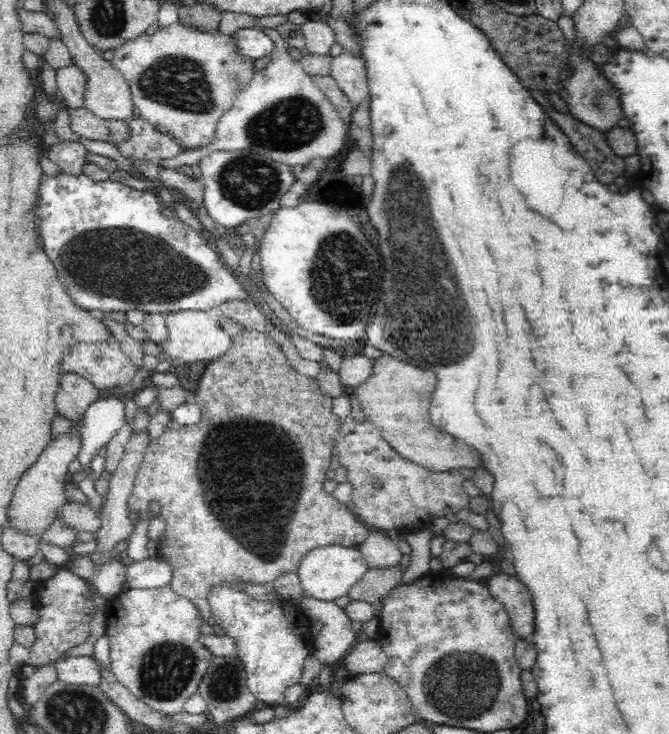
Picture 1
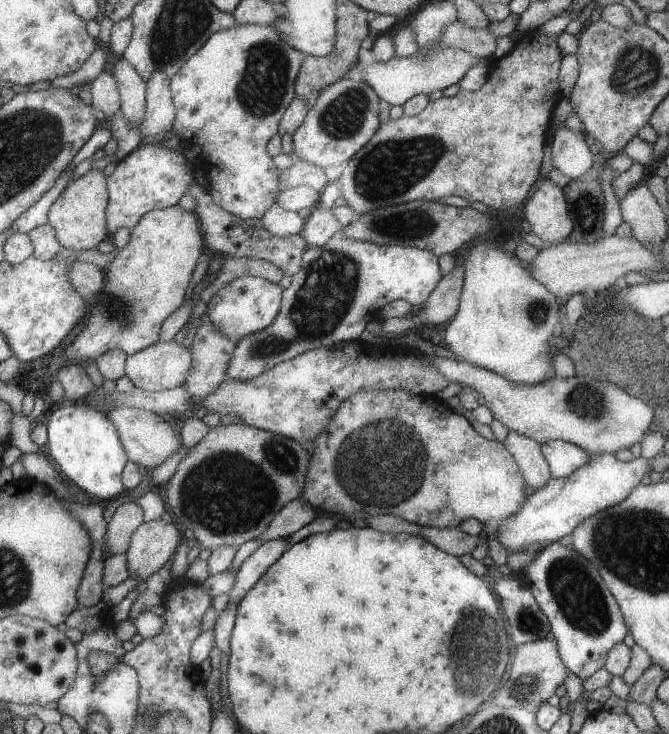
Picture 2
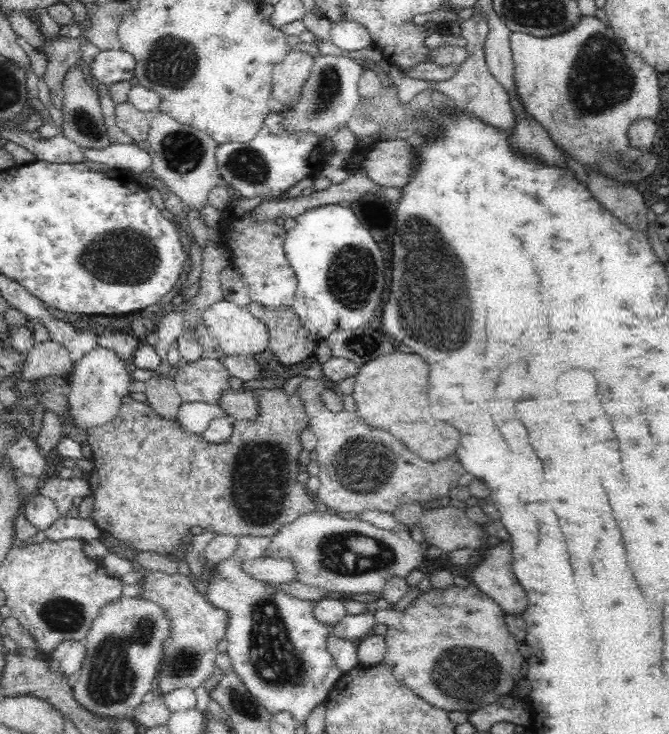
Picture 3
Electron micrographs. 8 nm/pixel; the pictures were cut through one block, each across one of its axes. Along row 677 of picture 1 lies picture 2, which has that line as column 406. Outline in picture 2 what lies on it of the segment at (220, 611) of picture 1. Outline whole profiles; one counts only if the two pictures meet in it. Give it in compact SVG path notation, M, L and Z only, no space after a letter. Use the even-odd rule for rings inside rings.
M332 237L324 246L307 247L300 270L284 290L278 317L267 328L240 340L225 378L244 382L308 350L358 340L366 324L390 302L402 299L416 310L422 308L440 278L438 257L416 247L380 246L342 237Z

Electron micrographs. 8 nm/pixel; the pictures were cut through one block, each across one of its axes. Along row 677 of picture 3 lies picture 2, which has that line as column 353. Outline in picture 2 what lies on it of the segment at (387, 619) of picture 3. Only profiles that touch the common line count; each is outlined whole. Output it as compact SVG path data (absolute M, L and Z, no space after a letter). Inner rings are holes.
M406 390L356 392L332 416L332 420L328 422L328 426L316 438L315 446L314 454L311 456L310 464L308 464L308 474L306 474L306 480L304 480L304 490L302 490L299 498L300 500L304 500L306 504L310 504L318 514L330 514L338 517L340 520L347 519L352 521L355 518L364 519L382 514L393 514L422 527L458 529L460 524L467 518L476 518L482 524L489 520L500 520L504 522L504 518L516 514L524 506L524 500L526 500L526 495L524 494L526 484L524 482L523 472L520 470L519 464L505 444L496 440L487 440L478 434L478 432L474 432L472 424L462 414L454 412L446 404L446 401L437 395L410 394Z

